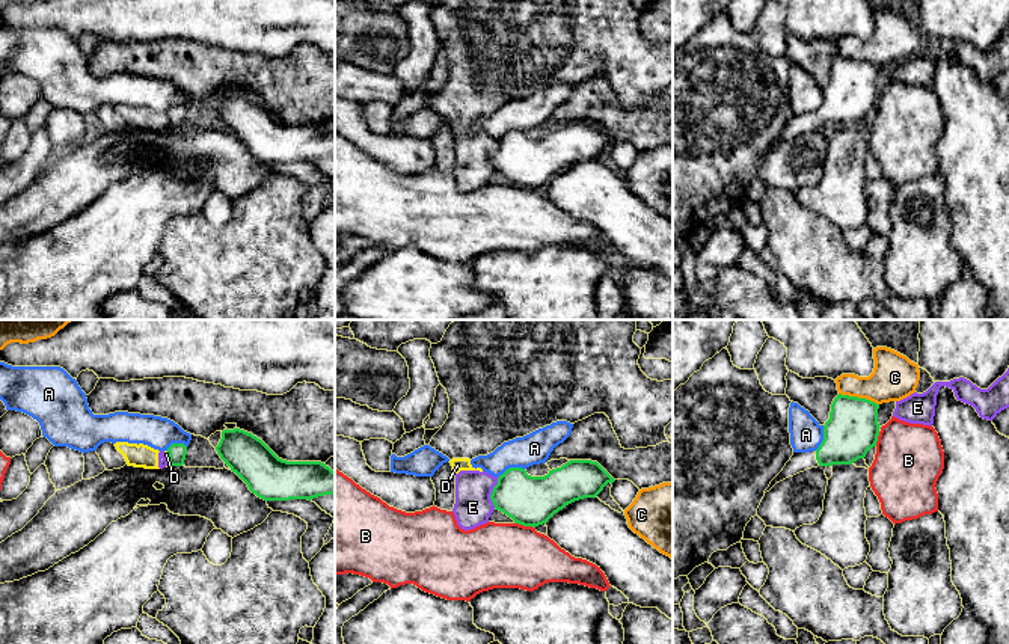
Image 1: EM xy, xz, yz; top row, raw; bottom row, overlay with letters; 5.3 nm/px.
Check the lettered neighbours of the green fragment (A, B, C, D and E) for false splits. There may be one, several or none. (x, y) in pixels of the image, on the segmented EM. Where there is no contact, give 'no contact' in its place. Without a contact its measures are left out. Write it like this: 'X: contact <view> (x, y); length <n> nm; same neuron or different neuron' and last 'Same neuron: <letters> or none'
A: contact xz (510, 468); length 150 nm; different neuron
B: contact xz (525, 525); length 120 nm; different neuron
C: contact yz (857, 397); length 220 nm; different neuron
D: contact xy (169, 457); length 80 nm; different neuron
E: contact xz (492, 492); length 170 nm; different neuron
Same neuron: none

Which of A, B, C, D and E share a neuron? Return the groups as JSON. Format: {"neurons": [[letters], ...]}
{"neurons": [["A"], ["B"], ["C"], ["D", "E"]]}

